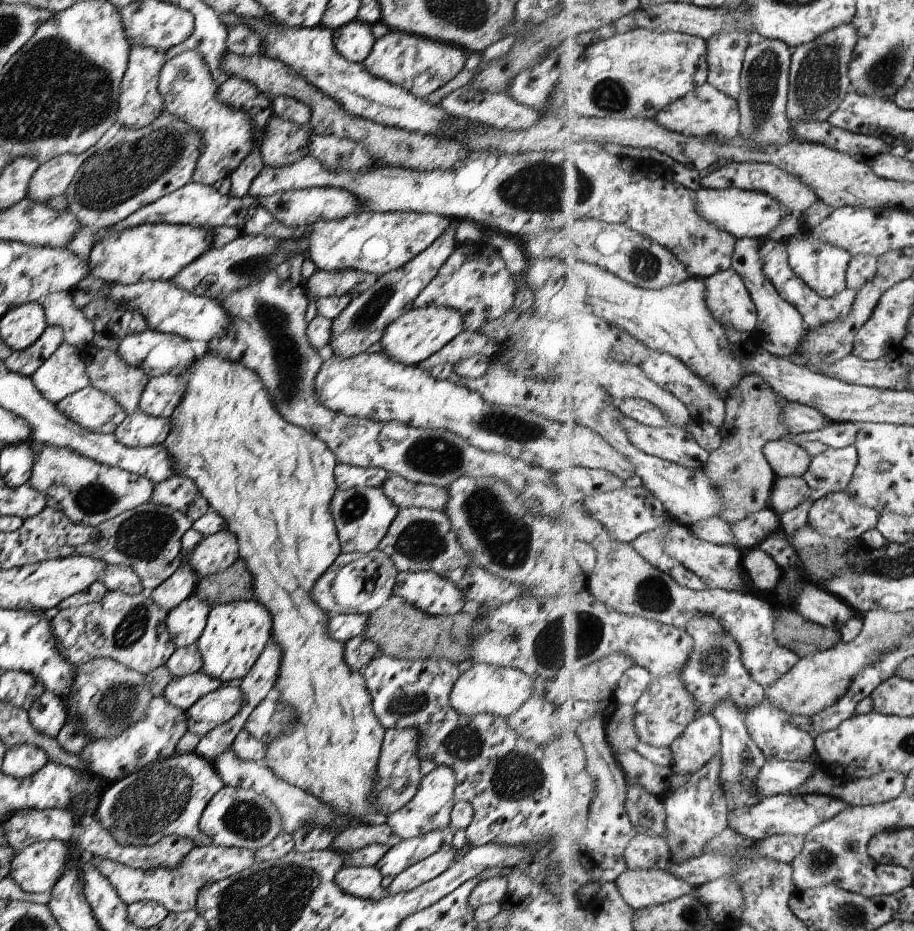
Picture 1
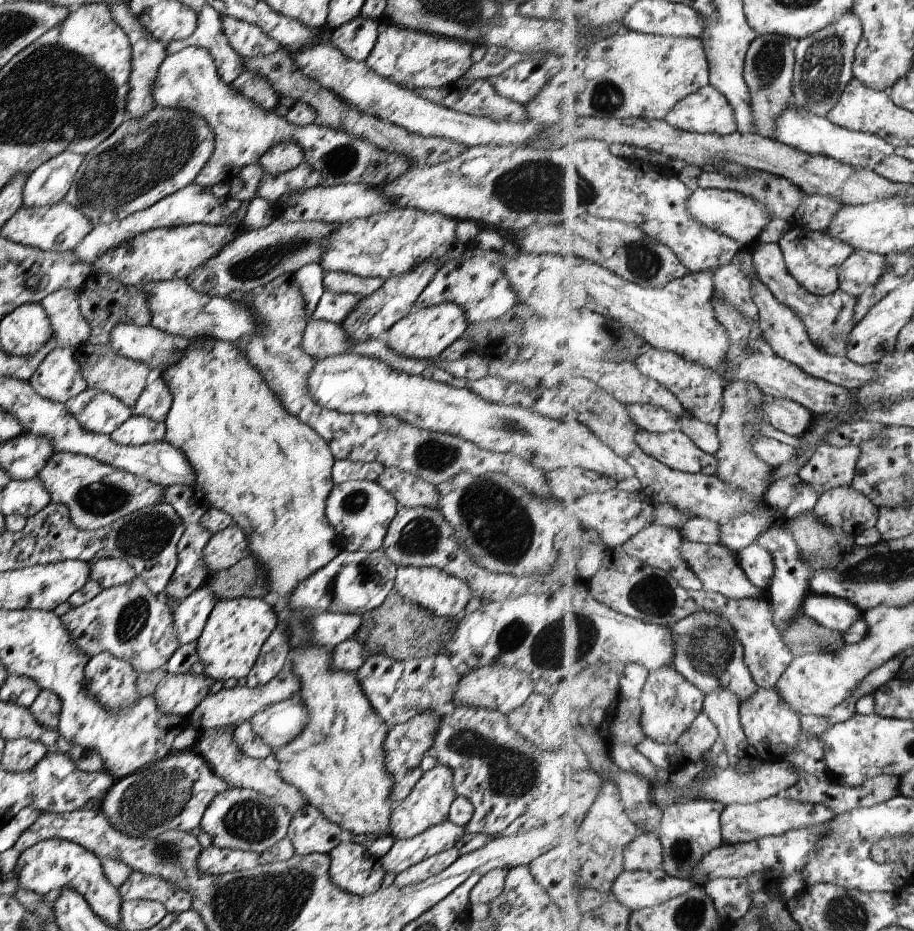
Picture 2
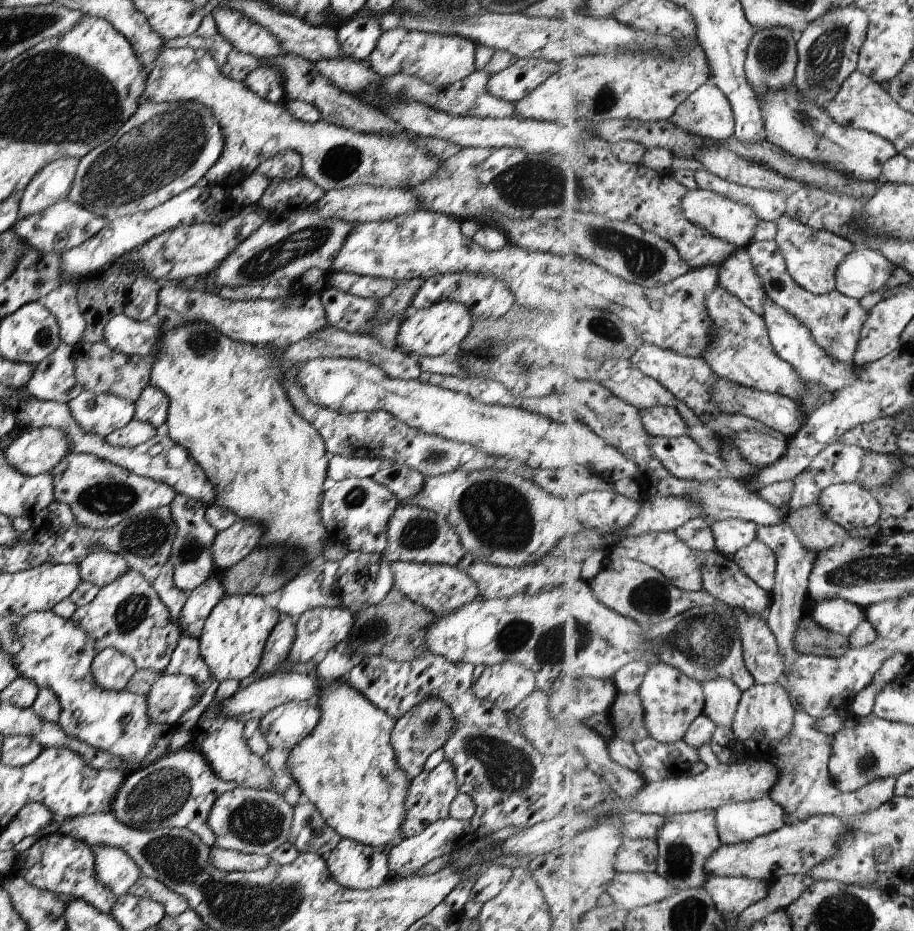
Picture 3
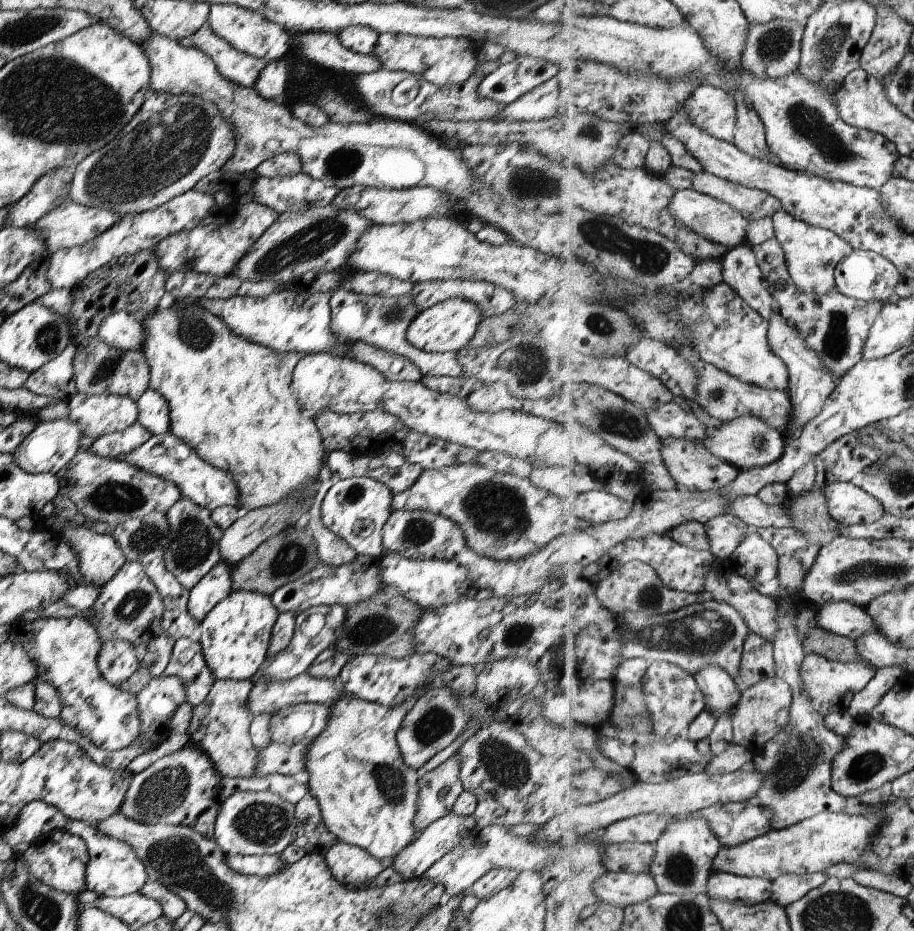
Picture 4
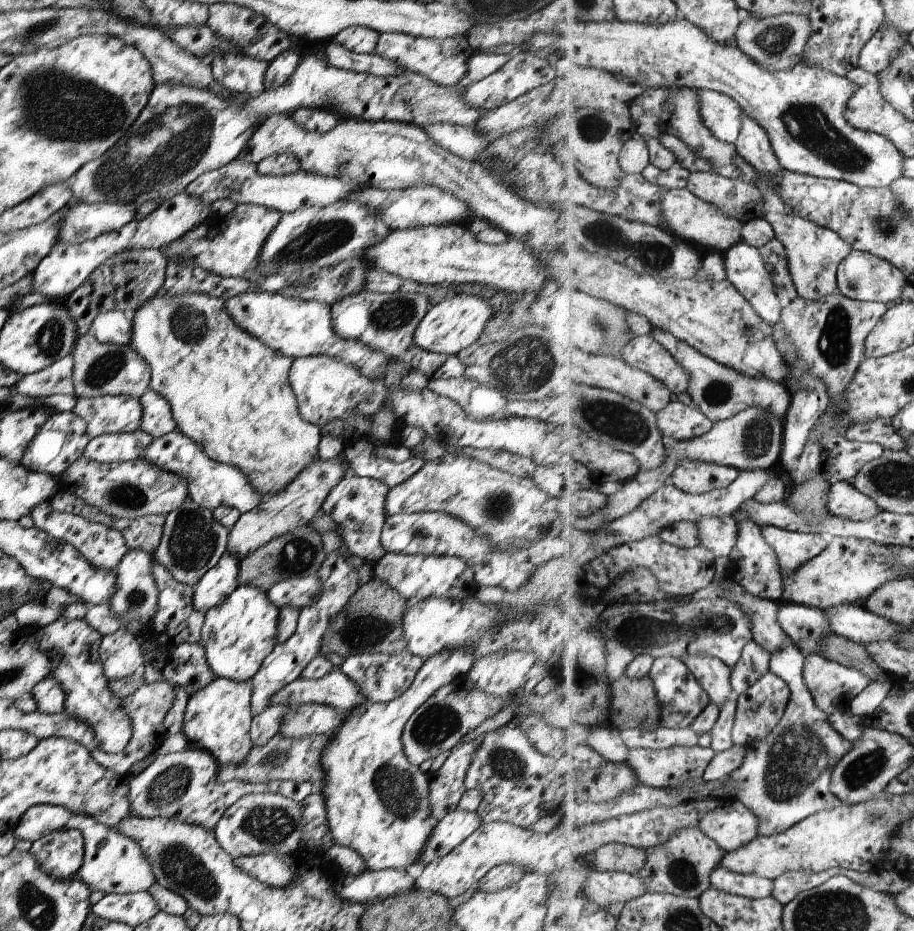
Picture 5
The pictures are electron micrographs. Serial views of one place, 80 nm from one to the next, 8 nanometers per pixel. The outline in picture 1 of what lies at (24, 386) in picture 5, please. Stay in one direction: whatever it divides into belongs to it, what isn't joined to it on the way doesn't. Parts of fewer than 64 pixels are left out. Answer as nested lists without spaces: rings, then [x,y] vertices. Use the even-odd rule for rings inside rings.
[[[65,342],[43,361],[30,379],[37,392],[54,405],[90,384],[79,349]]]

